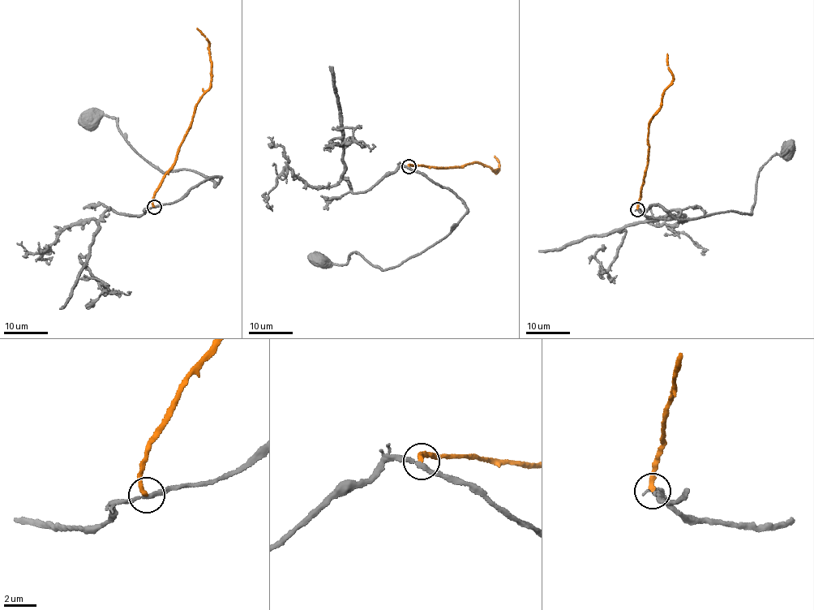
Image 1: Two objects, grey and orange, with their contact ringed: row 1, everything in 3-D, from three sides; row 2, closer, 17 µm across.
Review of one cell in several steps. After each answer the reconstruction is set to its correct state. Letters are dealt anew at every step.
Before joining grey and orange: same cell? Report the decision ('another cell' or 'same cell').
another cell

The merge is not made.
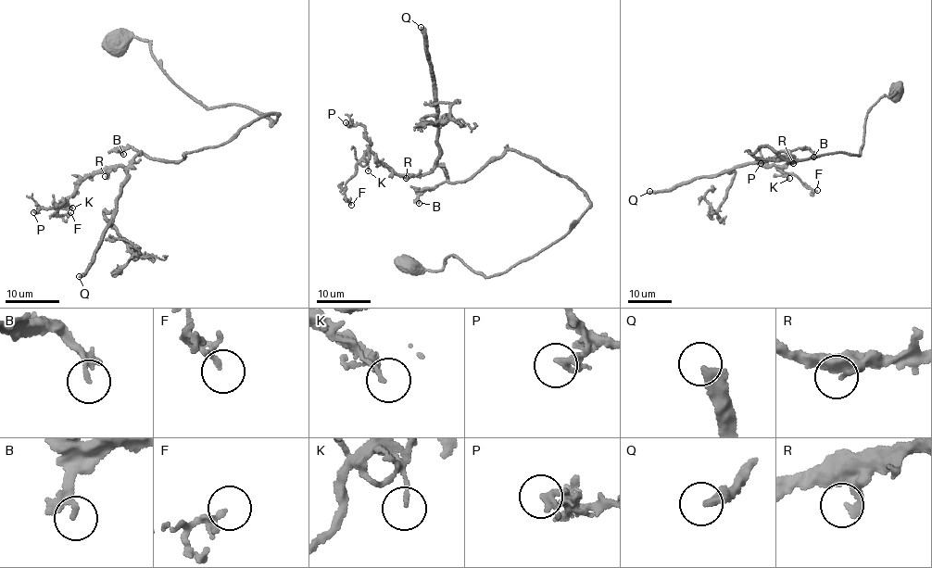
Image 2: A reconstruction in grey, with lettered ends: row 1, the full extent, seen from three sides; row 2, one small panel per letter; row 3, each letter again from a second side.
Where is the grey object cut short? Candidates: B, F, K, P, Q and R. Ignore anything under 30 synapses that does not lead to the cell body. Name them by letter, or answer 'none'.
Q

